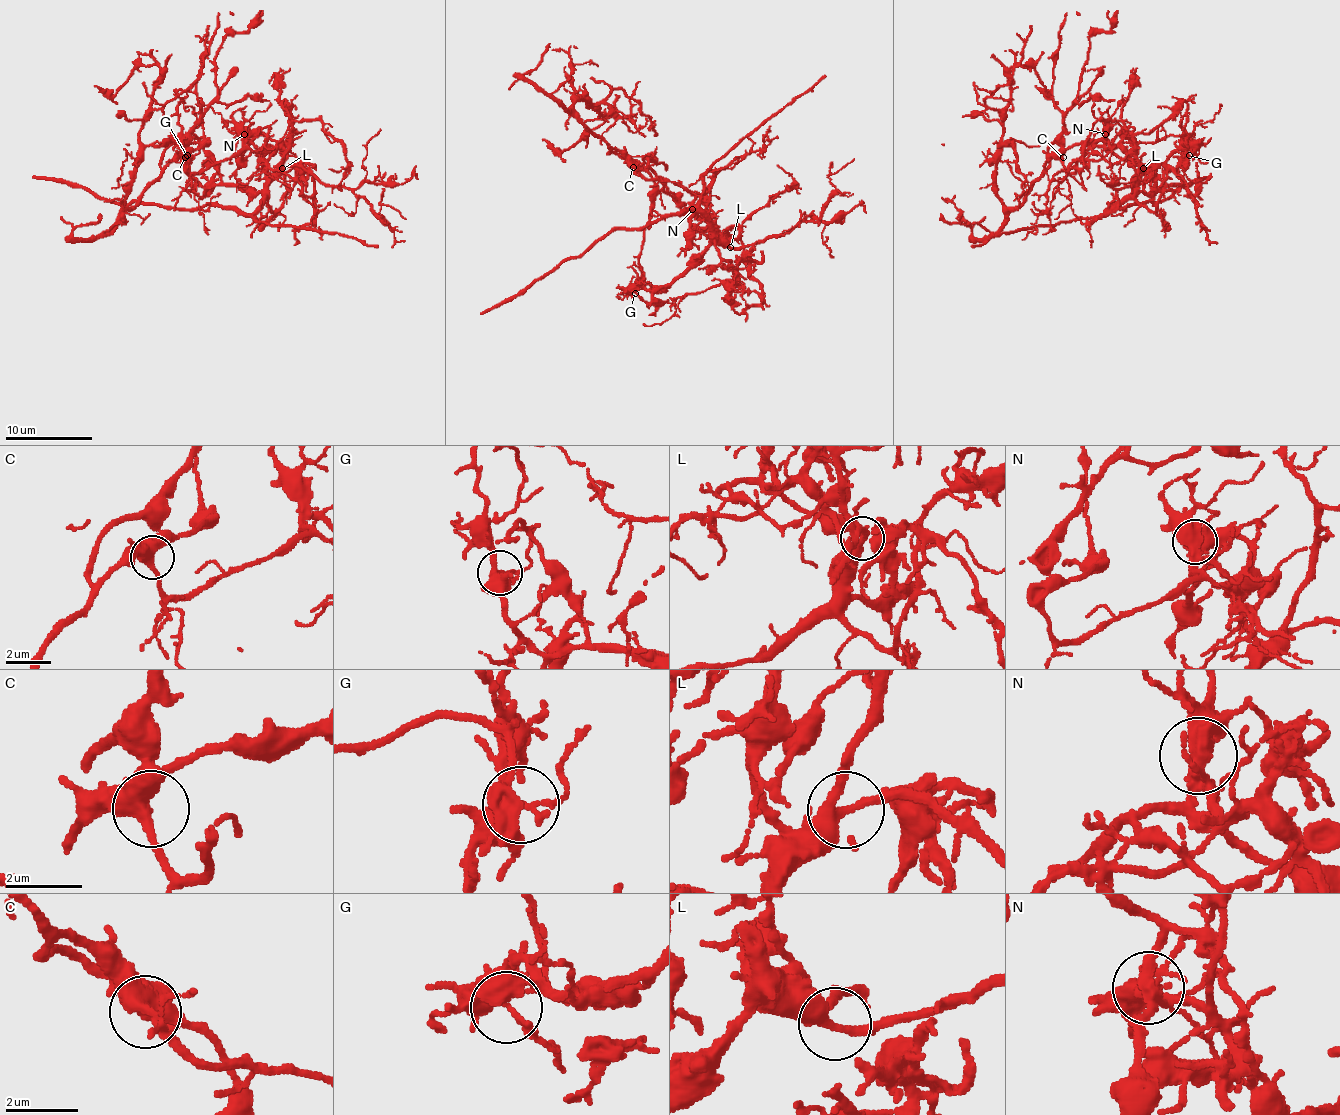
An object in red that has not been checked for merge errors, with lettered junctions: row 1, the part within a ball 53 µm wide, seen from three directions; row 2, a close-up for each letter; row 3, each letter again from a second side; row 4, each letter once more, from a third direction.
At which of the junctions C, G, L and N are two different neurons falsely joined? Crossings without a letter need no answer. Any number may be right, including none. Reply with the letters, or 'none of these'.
N

